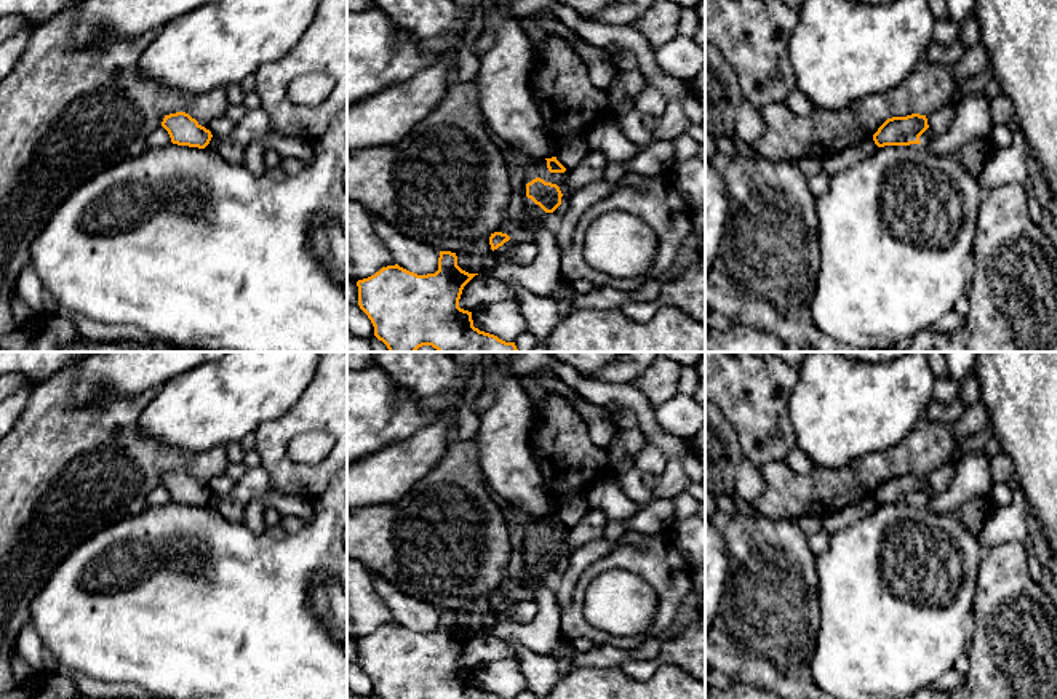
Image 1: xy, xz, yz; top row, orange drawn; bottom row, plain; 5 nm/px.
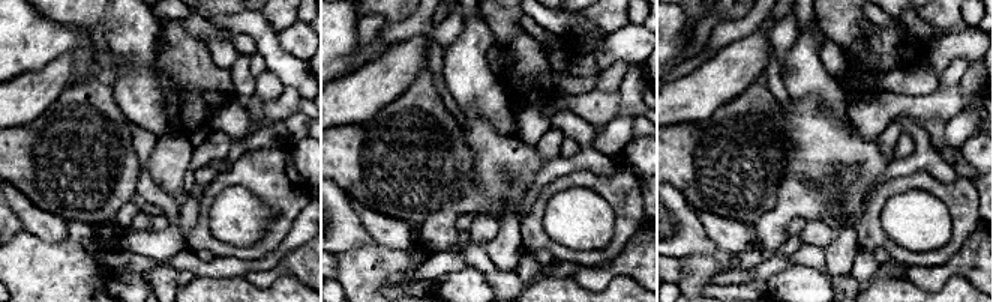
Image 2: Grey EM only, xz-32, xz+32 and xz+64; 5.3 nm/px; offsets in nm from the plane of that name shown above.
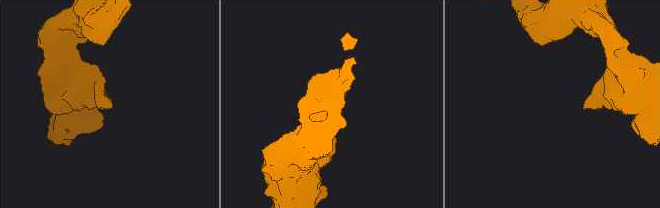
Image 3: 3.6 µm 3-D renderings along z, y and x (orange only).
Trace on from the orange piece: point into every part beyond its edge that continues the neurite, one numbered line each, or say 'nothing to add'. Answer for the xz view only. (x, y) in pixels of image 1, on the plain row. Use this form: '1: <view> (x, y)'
nothing to add

